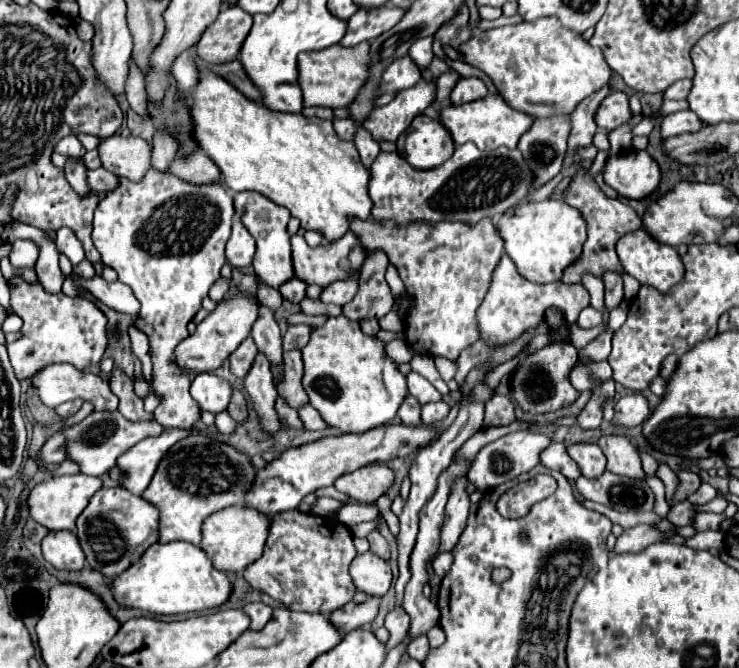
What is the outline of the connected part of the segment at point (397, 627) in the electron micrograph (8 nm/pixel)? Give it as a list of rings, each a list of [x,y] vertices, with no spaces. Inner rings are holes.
[[[392,609],[388,615],[386,615],[386,623],[384,627],[388,629],[390,637],[388,637],[388,643],[386,643],[386,651],[398,647],[404,639],[406,639],[406,631],[408,631],[408,615],[404,613],[404,609]]]

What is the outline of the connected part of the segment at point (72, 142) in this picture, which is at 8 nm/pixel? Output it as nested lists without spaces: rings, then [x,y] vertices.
[[[72,135],[64,137],[64,139],[56,145],[56,151],[62,153],[62,155],[72,155],[72,157],[84,157],[84,153],[86,153],[86,149],[84,149],[82,143],[78,141],[78,137],[72,137]]]

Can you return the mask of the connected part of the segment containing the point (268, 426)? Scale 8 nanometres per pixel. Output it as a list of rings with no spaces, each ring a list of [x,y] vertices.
[[[262,353],[256,357],[256,363],[252,365],[250,373],[246,375],[244,389],[252,401],[252,407],[256,411],[262,433],[266,433],[266,435],[276,433],[280,429],[280,419],[278,419],[276,407],[274,407],[276,399],[278,399],[278,391],[274,387],[270,363]]]

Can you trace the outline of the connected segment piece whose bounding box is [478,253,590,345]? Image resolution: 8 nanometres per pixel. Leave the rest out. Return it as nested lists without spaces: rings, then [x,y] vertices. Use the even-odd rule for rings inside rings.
[[[504,253],[488,289],[488,295],[484,297],[480,309],[478,309],[478,325],[480,325],[480,337],[486,339],[492,345],[510,343],[518,335],[522,335],[526,329],[536,327],[542,319],[546,309],[560,309],[566,313],[568,323],[576,323],[578,313],[590,303],[588,291],[582,285],[564,285],[564,283],[546,283],[536,285],[526,281],[516,273],[516,267],[512,265],[510,257]]]

